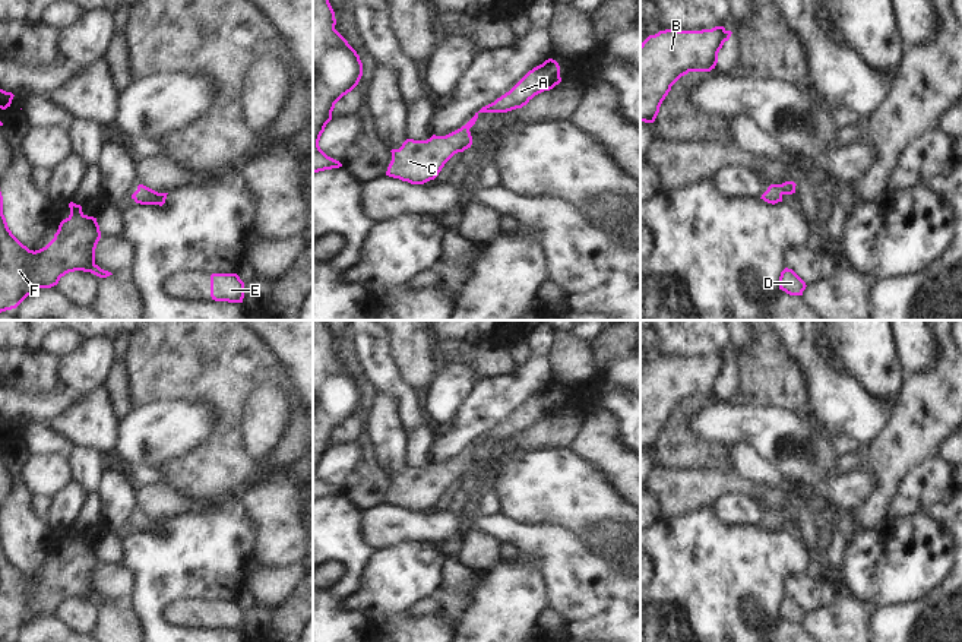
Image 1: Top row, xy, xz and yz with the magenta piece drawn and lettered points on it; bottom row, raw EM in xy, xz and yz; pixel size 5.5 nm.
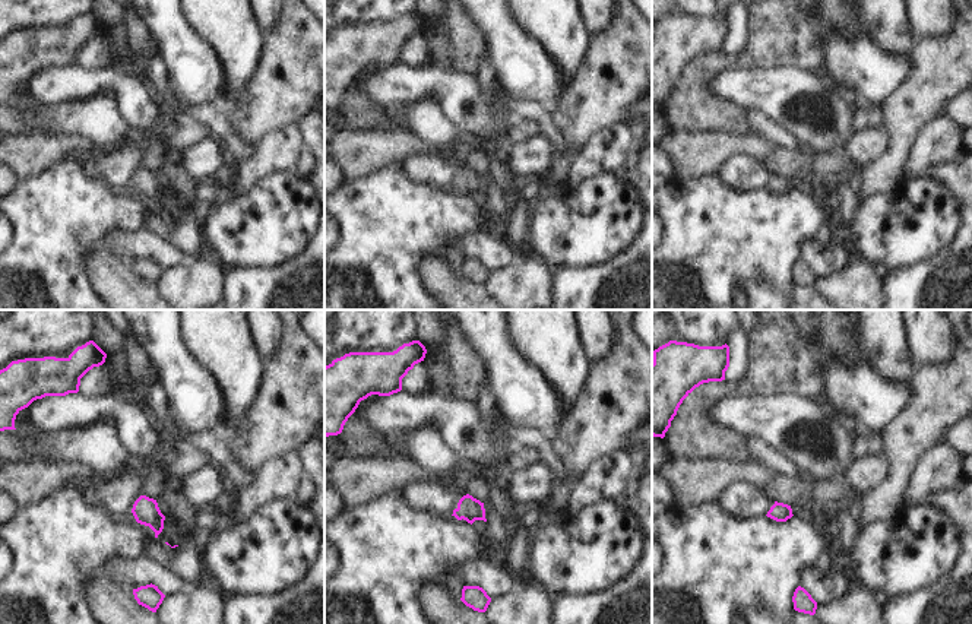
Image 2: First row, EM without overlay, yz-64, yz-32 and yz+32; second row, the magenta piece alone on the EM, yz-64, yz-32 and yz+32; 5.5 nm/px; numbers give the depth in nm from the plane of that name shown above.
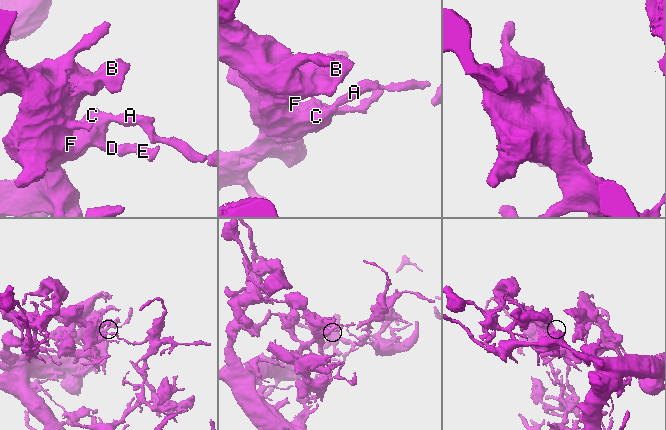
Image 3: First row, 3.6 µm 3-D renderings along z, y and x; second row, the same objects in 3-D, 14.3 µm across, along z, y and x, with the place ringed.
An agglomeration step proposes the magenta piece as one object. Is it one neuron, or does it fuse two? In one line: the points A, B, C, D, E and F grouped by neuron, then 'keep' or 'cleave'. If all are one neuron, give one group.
groups A B C D E F; keep

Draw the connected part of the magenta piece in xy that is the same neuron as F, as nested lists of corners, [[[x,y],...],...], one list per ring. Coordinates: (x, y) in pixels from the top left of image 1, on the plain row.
[[[0,519],[0,641],[16,636],[37,616],[51,616],[69,600],[83,598],[99,605],[113,603],[95,591],[101,566],[96,545],[69,531],[70,543],[54,566],[39,578],[29,578],[9,557]]]

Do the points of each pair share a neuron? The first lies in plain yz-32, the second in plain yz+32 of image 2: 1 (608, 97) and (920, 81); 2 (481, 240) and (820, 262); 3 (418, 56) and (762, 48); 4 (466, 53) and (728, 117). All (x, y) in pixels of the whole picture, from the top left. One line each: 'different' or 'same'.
1: same
2: same
3: different
4: same

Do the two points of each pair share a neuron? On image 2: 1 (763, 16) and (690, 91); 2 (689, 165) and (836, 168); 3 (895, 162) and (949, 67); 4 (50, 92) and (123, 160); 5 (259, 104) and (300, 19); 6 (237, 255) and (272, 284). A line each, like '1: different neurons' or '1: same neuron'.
1: same neuron
2: same neuron
3: same neuron
4: different neurons
5: same neuron
6: different neurons

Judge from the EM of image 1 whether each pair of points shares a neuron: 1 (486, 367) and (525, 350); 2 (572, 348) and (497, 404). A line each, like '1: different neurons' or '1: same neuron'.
1: different neurons
2: different neurons

